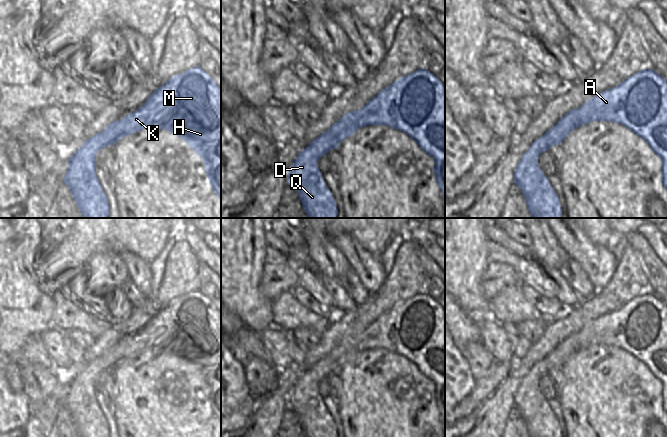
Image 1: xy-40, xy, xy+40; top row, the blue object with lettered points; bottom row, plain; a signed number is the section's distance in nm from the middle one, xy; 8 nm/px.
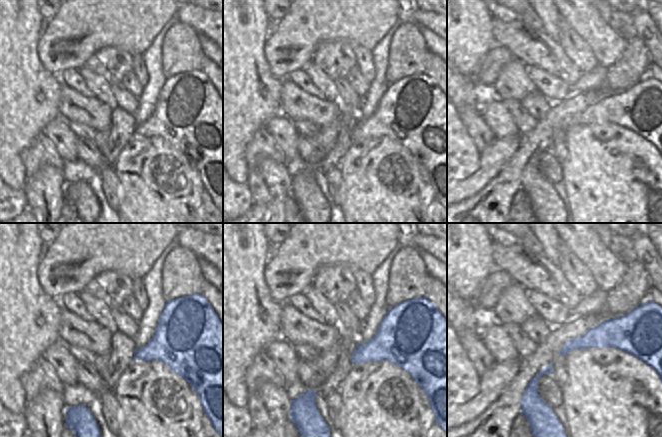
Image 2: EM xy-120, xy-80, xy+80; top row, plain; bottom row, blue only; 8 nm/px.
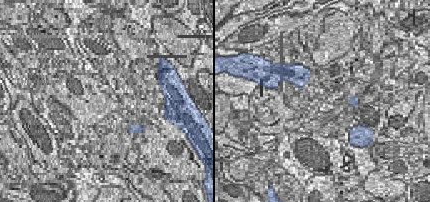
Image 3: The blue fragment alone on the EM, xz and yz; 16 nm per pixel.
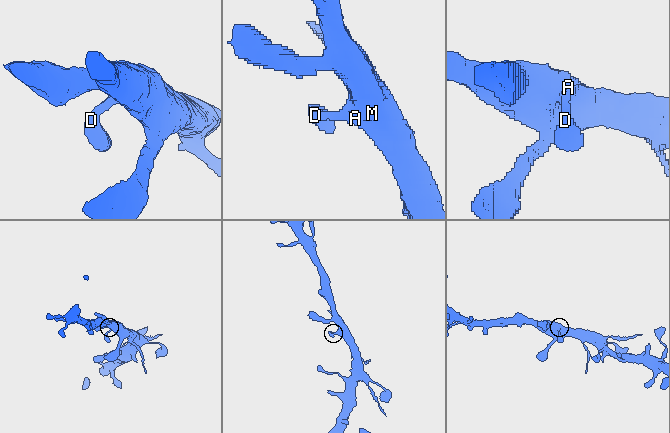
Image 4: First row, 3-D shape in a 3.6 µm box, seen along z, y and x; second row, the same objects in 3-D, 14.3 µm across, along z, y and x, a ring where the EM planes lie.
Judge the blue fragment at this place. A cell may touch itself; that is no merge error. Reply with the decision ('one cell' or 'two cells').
one cell

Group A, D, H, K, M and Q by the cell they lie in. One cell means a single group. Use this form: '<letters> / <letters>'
A D H K M Q

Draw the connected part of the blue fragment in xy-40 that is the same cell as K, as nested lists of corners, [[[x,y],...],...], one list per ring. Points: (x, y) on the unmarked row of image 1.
[[[198,290],[179,297],[166,305],[148,321],[139,333],[129,337],[123,343],[113,345],[103,355],[86,363],[84,368],[70,381],[64,407],[72,416],[81,437],[110,437],[108,422],[96,400],[96,378],[103,371],[115,369],[127,359],[153,351],[165,353],[177,359],[204,384],[208,404],[216,421],[221,422],[221,312],[206,295]]]

